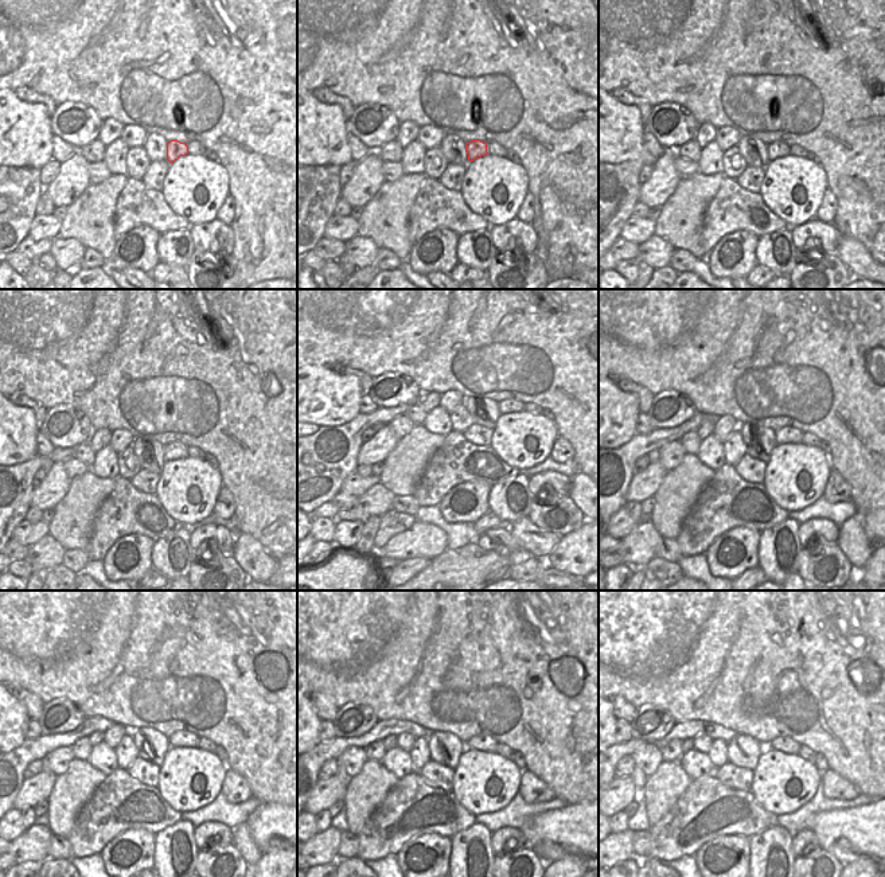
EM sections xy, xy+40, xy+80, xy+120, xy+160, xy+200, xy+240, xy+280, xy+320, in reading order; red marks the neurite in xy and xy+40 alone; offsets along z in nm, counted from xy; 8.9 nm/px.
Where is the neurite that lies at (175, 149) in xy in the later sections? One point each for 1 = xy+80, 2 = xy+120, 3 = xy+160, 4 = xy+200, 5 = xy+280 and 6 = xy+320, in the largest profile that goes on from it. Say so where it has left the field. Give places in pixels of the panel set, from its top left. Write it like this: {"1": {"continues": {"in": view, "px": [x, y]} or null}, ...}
{"1": {"continues": {"in": "xy+80", "px": [778, 149]}}, "2": {"continues": {"in": "xy+120", "px": [172, 451]}}, "3": {"continues": {"in": "xy+160", "px": [478, 444]}}, "4": {"continues": {"in": "xy+200", "px": [786, 435]}}, "5": {"continues": {"in": "xy+280", "px": [480, 743]}}, "6": {"continues": {"in": "xy+320", "px": [784, 744]}}}

